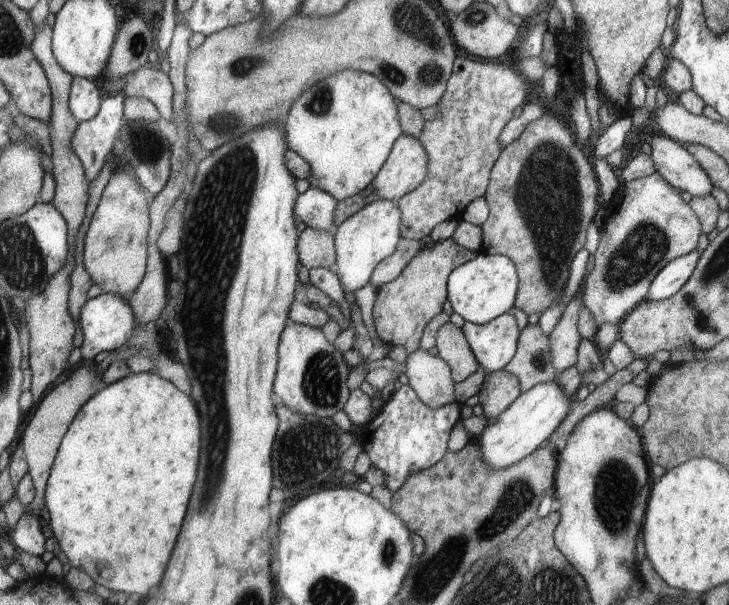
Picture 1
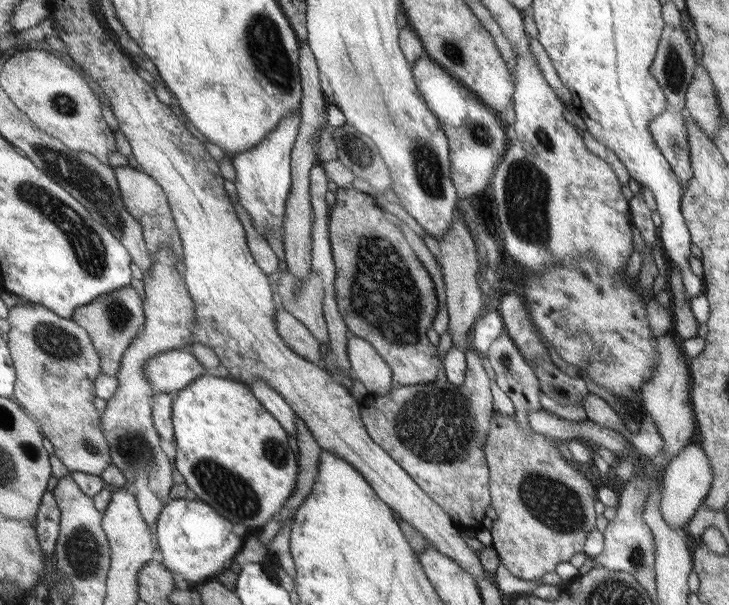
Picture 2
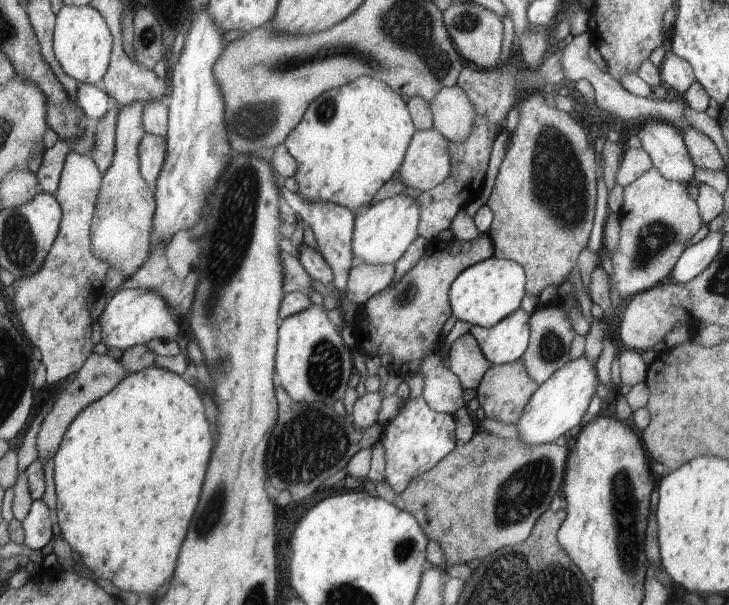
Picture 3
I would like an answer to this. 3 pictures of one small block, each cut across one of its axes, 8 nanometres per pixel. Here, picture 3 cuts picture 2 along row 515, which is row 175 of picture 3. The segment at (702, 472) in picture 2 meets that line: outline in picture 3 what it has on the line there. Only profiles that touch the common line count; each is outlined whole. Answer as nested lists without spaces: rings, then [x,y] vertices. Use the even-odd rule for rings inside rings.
[[[659,120],[645,121],[637,134],[641,148],[646,149],[653,166],[669,181],[693,181],[695,166],[687,152],[682,133],[675,126]]]

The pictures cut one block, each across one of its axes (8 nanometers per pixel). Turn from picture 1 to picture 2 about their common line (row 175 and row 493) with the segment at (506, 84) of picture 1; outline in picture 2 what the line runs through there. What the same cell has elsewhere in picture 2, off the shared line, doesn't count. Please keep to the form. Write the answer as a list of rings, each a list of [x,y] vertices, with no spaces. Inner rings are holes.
[[[467,348],[465,350],[465,377],[463,377],[463,383],[459,387],[453,386],[447,381],[445,374],[439,375],[437,379],[430,383],[415,384],[415,385],[399,385],[395,381],[391,382],[389,386],[389,392],[387,394],[370,394],[367,393],[359,402],[358,409],[361,414],[362,422],[365,424],[366,432],[370,435],[370,438],[378,443],[378,446],[382,448],[416,483],[419,488],[425,491],[427,497],[431,498],[431,501],[438,503],[442,507],[443,511],[449,515],[451,520],[458,522],[461,526],[479,526],[481,520],[485,518],[485,508],[489,506],[489,466],[485,464],[486,456],[484,455],[484,445],[486,442],[487,430],[489,430],[491,419],[491,394],[489,394],[489,380],[481,368],[481,360],[477,360],[477,352],[473,351],[473,348]]]

